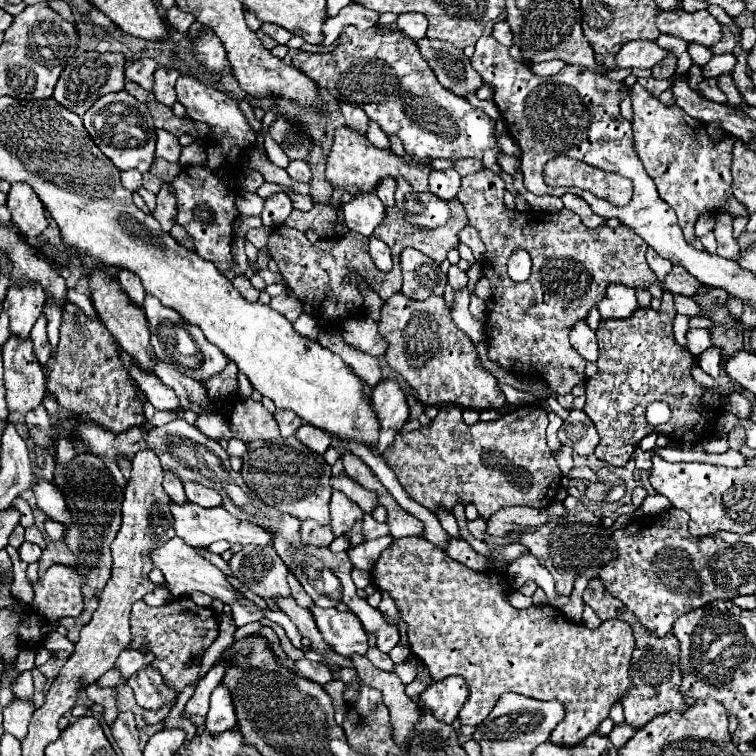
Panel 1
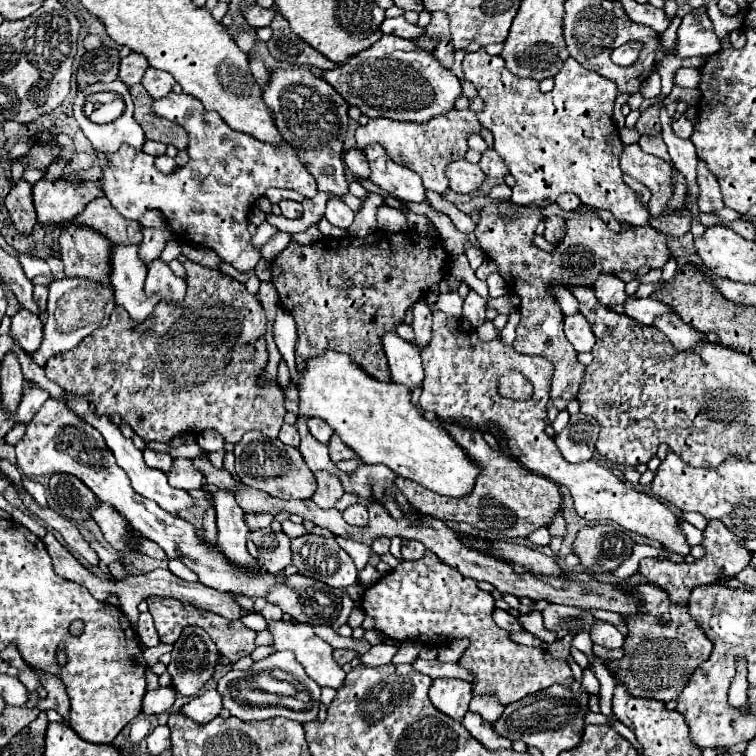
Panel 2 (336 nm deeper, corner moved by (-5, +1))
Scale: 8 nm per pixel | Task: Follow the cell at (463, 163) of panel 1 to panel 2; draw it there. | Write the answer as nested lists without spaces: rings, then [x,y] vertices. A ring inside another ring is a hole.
[[[486,150],[482,154],[482,160],[480,160],[480,168],[486,176],[490,178],[504,178],[508,174],[508,168],[504,164],[504,160],[496,154],[496,150]]]

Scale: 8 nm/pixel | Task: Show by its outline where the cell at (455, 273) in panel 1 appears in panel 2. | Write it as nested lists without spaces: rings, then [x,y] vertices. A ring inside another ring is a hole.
[[[474,290],[468,292],[468,296],[464,298],[464,312],[462,316],[476,328],[486,320],[486,300],[480,298]]]

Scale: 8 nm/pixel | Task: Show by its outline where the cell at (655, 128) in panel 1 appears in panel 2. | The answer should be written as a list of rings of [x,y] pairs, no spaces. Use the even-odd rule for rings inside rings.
[[[630,144],[622,150],[620,168],[624,174],[636,178],[650,188],[650,214],[656,218],[668,216],[668,202],[674,196],[674,164],[658,156],[646,154],[638,144]]]

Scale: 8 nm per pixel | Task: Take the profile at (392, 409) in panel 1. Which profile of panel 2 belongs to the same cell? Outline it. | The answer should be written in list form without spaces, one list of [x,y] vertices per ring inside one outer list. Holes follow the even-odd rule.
[[[394,332],[382,336],[382,346],[388,356],[392,382],[404,384],[410,390],[418,388],[424,380],[424,370],[422,370],[422,360],[420,360],[418,348],[414,344],[402,340]]]

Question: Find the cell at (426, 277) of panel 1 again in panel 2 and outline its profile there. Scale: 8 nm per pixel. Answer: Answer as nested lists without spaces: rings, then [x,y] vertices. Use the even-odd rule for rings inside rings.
[[[418,300],[412,306],[412,314],[414,314],[414,334],[416,334],[416,346],[426,346],[430,340],[430,326],[432,326],[432,310],[428,306],[426,300]]]

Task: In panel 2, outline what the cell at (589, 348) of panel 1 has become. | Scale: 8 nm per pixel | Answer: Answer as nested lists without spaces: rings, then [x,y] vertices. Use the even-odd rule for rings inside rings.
[[[582,314],[564,318],[564,332],[576,352],[590,352],[594,346],[594,332]]]

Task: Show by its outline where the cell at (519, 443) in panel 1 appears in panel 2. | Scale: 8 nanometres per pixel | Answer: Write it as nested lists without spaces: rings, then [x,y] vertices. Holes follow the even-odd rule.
[[[436,420],[436,422],[480,468],[480,474],[476,476],[476,484],[472,492],[466,494],[464,498],[440,496],[436,492],[430,492],[428,488],[422,488],[412,480],[396,478],[396,488],[408,498],[408,502],[416,510],[420,510],[422,514],[432,514],[434,518],[440,518],[444,522],[464,522],[478,528],[480,532],[492,536],[504,536],[504,538],[526,538],[536,528],[548,526],[552,522],[552,516],[562,502],[558,486],[552,480],[530,472],[518,460],[506,454],[502,448],[490,446],[478,430],[464,428],[464,426],[450,426],[450,422],[444,420]]]

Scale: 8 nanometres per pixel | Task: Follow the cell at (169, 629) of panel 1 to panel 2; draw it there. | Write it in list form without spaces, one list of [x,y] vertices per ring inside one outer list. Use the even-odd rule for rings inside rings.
[[[148,612],[140,614],[138,634],[140,634],[140,638],[142,638],[142,642],[146,646],[158,646],[160,644],[160,636],[156,634],[156,628],[154,628],[154,622],[152,622],[152,614],[148,614]]]

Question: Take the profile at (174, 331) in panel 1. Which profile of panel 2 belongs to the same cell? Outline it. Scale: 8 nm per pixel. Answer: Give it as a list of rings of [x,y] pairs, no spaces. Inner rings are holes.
[[[154,260],[148,266],[148,278],[146,278],[146,294],[160,296],[166,302],[182,302],[186,294],[186,282],[184,278],[178,278],[168,264],[162,260]]]

